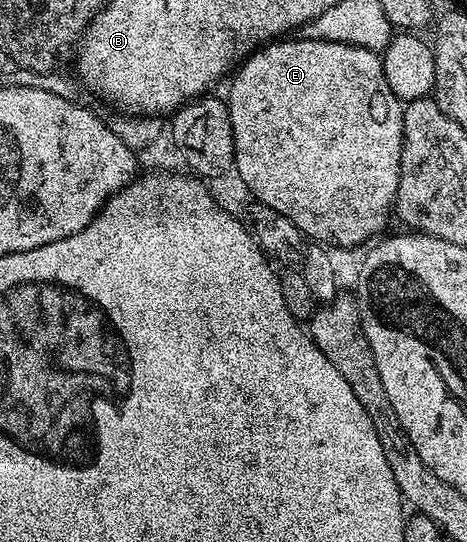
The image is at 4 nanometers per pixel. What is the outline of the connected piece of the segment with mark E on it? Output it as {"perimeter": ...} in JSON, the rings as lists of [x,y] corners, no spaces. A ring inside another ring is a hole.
{"perimeter":[[[278,39],[273,43],[266,43],[255,48],[254,52],[237,66],[236,72],[233,74],[235,77],[234,82],[230,85],[228,104],[234,132],[234,169],[236,174],[238,173],[239,179],[246,184],[247,191],[255,197],[253,200],[257,204],[272,207],[276,211],[280,211],[280,215],[292,219],[295,227],[302,232],[303,238],[309,239],[311,242],[321,243],[326,247],[339,245],[342,249],[350,249],[353,245],[362,245],[365,241],[373,242],[379,236],[377,233],[385,227],[386,220],[392,217],[394,197],[398,194],[403,102],[393,94],[388,85],[381,56],[375,50],[356,47],[348,43],[332,43],[331,41],[286,40],[290,39]]]}

